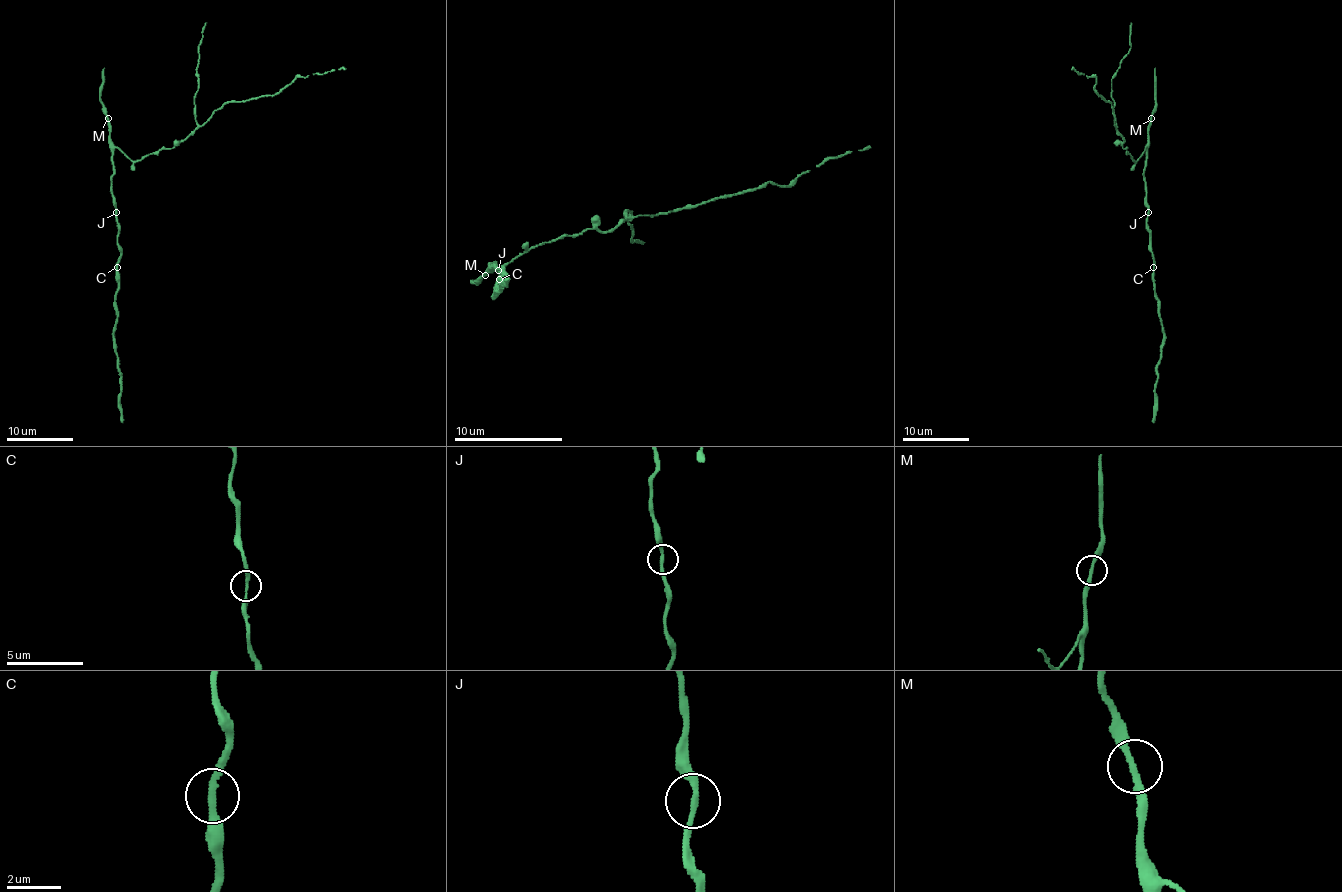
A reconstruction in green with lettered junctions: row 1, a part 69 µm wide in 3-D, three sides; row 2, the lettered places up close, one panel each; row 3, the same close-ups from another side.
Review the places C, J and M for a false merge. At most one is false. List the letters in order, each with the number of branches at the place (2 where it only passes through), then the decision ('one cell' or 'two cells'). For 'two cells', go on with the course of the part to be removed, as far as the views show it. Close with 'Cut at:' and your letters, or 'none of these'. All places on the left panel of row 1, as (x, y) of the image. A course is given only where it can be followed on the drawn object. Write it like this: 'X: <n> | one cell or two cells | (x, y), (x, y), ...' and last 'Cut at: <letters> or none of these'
C: 2 | one cell
J: 2 | one cell
M: 2 | one cell
Cut at: none of these

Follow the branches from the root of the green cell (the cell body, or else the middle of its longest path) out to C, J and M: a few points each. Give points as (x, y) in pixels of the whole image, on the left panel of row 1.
C: (116, 148), (113, 152), (111, 179), (120, 251), (116, 267)
J: (116, 148), (113, 152), (111, 179), (116, 212)
M: (116, 148), (110, 137), (108, 118)

